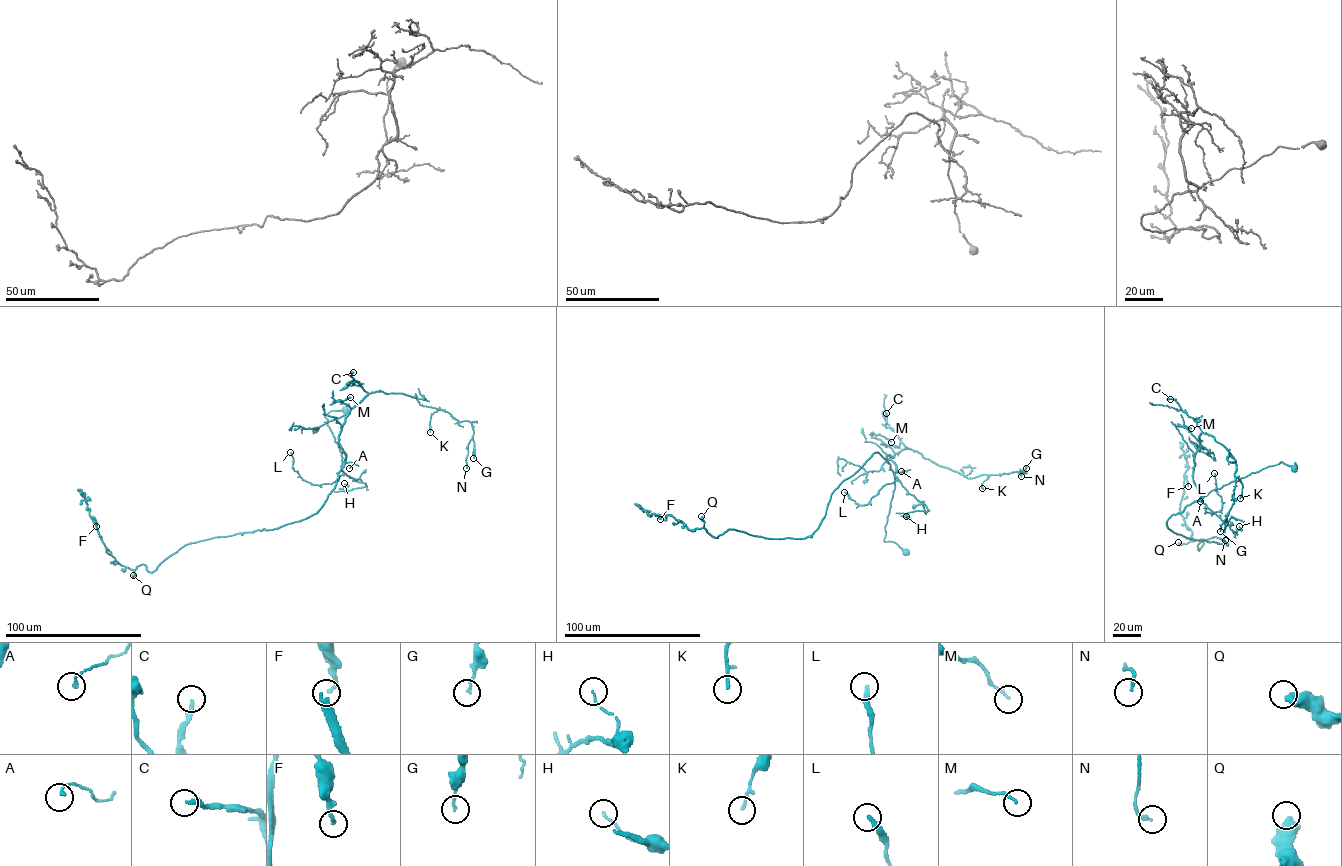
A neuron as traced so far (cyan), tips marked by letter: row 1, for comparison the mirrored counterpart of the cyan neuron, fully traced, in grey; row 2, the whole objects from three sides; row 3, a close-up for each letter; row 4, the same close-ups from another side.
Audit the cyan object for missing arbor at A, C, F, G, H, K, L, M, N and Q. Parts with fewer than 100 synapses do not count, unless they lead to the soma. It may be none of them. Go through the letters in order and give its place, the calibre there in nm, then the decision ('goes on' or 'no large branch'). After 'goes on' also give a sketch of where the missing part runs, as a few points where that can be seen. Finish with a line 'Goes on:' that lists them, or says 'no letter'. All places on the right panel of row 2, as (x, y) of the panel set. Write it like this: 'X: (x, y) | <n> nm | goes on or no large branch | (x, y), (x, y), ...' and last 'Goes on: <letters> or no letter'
A: (1200, 501) | 110 nm | no large branch
C: (1170, 399) | 240 nm | no large branch
F: (1188, 486) | 190 nm | no large branch
G: (1220, 531) | 130 nm | no large branch
H: (1239, 526) | 110 nm | no large branch
K: (1240, 498) | 150 nm | no large branch
L: (1214, 473) | 280 nm | no large branch
M: (1191, 428) | 140 nm | no large branch
N: (1225, 540) | 180 nm | no large branch
Q: (1178, 542) | 500 nm | no large branch
Goes on: no letter

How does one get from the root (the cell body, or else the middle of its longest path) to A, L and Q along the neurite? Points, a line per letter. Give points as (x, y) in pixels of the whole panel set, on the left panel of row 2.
A: (345, 411), (332, 411), (325, 416), (341, 453), (341, 468), (345, 463), (353, 462), (349, 468)
L: (345, 411), (325, 416), (341, 453), (343, 473), (338, 480), (306, 482), (294, 470), (290, 452)
Q: (345, 411), (325, 416), (342, 464), (317, 512), (273, 529), (190, 543), (151, 572), (142, 564), (133, 575)

